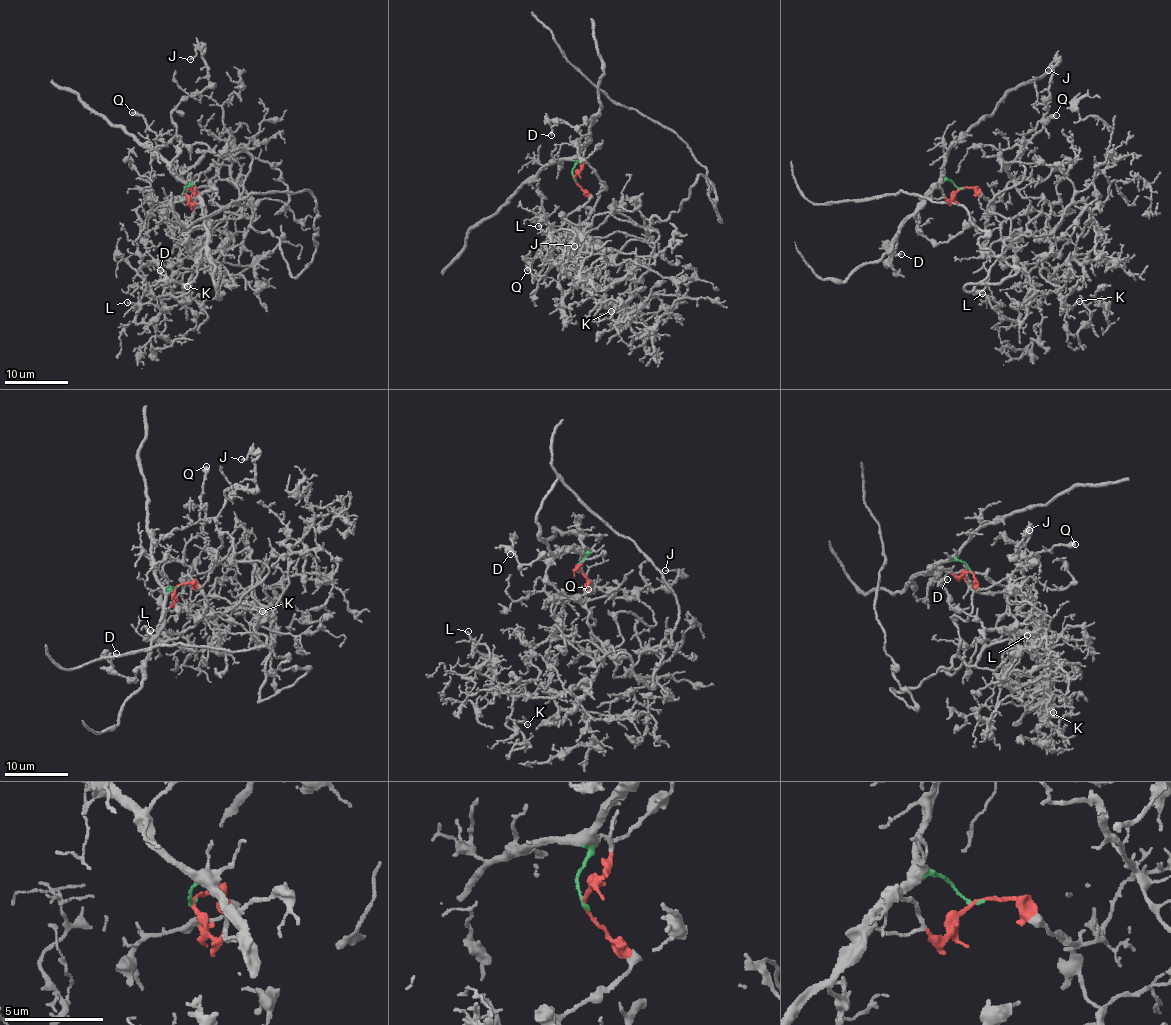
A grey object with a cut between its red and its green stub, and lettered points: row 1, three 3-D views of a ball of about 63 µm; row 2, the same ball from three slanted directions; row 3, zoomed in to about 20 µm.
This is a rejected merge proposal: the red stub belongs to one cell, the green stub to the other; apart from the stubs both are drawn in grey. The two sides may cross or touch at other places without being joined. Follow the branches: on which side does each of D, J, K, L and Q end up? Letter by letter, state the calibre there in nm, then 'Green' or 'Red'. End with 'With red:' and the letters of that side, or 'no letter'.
D: Thickness 190 nm. Green
J: Thickness 150 nm. Red
K: Thickness 110 nm. Red
L: Thickness 130 nm. Red
Q: Thickness 400 nm. Red
With red: J, K, L, Q

